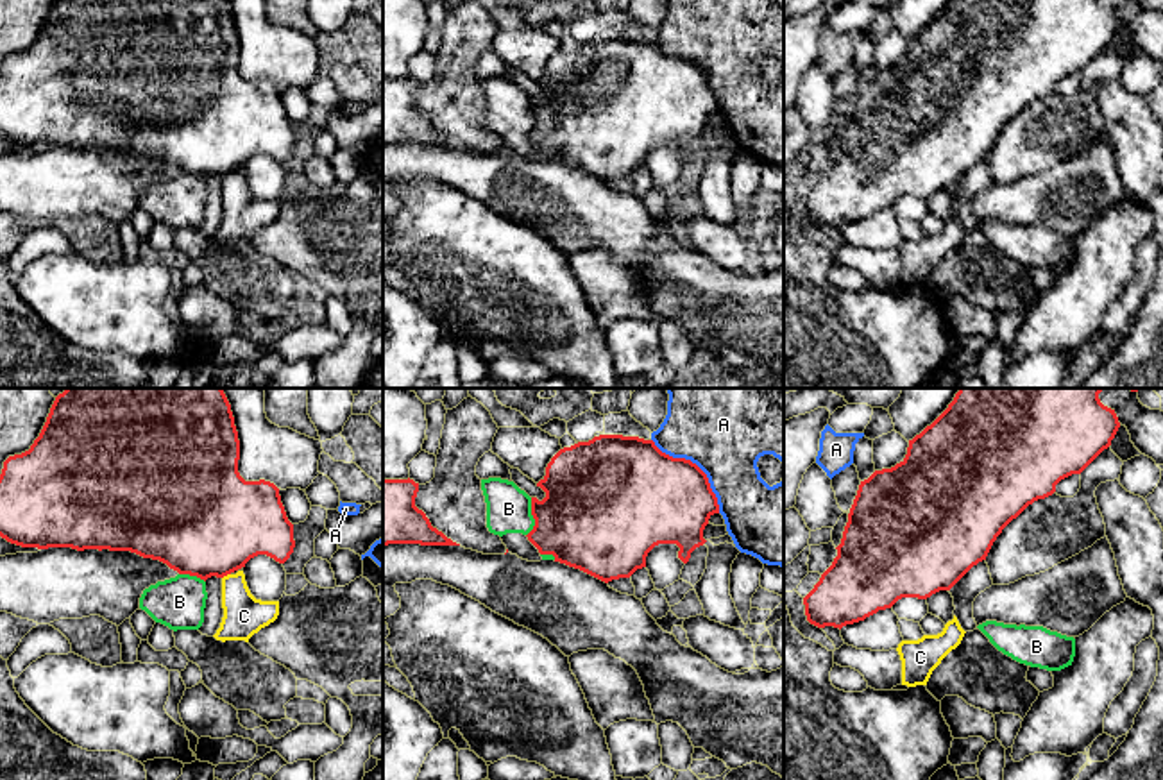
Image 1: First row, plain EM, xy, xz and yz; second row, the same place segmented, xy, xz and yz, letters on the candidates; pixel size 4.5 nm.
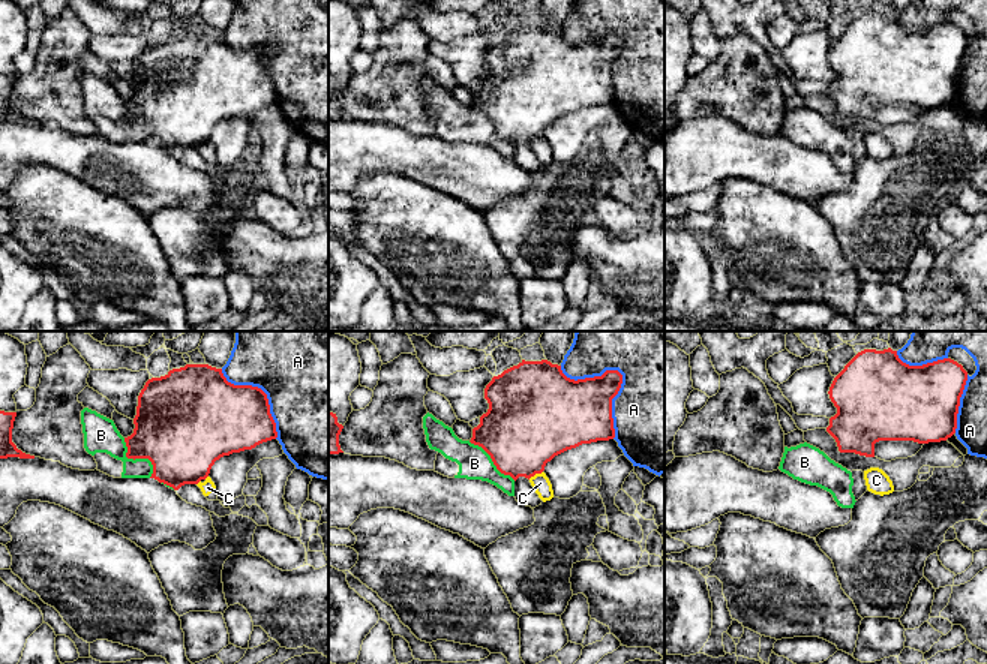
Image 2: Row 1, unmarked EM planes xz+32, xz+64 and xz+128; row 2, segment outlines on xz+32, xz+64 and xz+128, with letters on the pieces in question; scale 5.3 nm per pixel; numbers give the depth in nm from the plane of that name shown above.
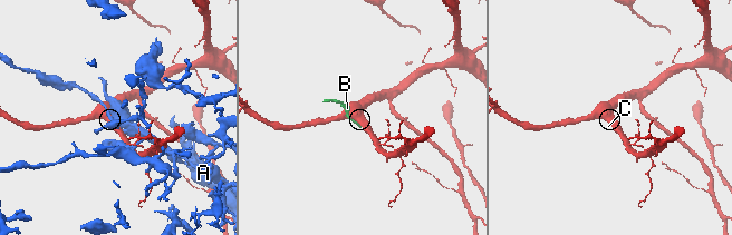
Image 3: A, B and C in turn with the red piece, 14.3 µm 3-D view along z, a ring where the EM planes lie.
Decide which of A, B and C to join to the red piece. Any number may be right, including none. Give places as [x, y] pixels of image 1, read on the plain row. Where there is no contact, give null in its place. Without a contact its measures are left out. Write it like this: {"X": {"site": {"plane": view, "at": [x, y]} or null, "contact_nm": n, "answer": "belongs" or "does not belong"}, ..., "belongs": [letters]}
{"A": {"site": {"plane": "xz", "at": [696, 65]}, "contact_nm": 460, "answer": "does not belong"}, "B": {"site": {"plane": "xz", "at": [534, 117]}, "contact_nm": 180, "answer": "does not belong"}, "C": {"site": {"plane": "xy", "at": [226, 174]}, "contact_nm": 50, "answer": "does not belong"}, "belongs": []}

